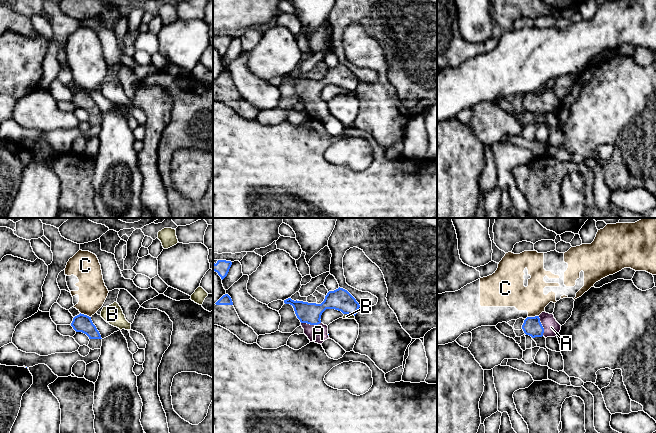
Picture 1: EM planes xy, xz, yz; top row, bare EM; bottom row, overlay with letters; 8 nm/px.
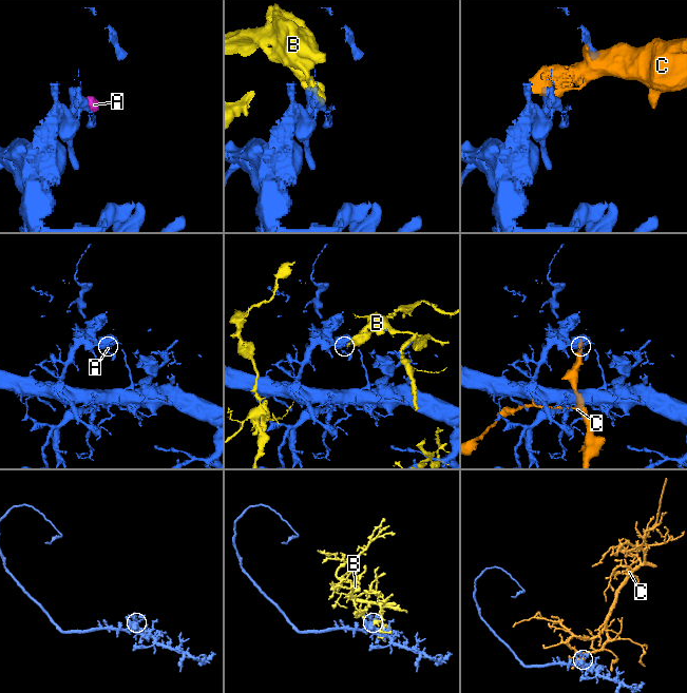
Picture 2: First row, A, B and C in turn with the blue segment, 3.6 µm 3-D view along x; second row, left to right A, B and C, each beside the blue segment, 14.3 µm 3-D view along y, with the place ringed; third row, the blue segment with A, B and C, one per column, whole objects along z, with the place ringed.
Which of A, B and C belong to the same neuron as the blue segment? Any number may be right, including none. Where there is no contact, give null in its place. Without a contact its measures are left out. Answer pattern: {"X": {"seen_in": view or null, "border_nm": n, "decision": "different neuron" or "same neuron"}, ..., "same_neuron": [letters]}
{"A": {"seen_in": "xz", "border_nm": 160, "decision": "same neuron"}, "B": {"seen_in": "xz", "border_nm": 90, "decision": "different neuron"}, "C": {"seen_in": "xy", "border_nm": 100, "decision": "different neuron"}, "same_neuron": ["A"]}

